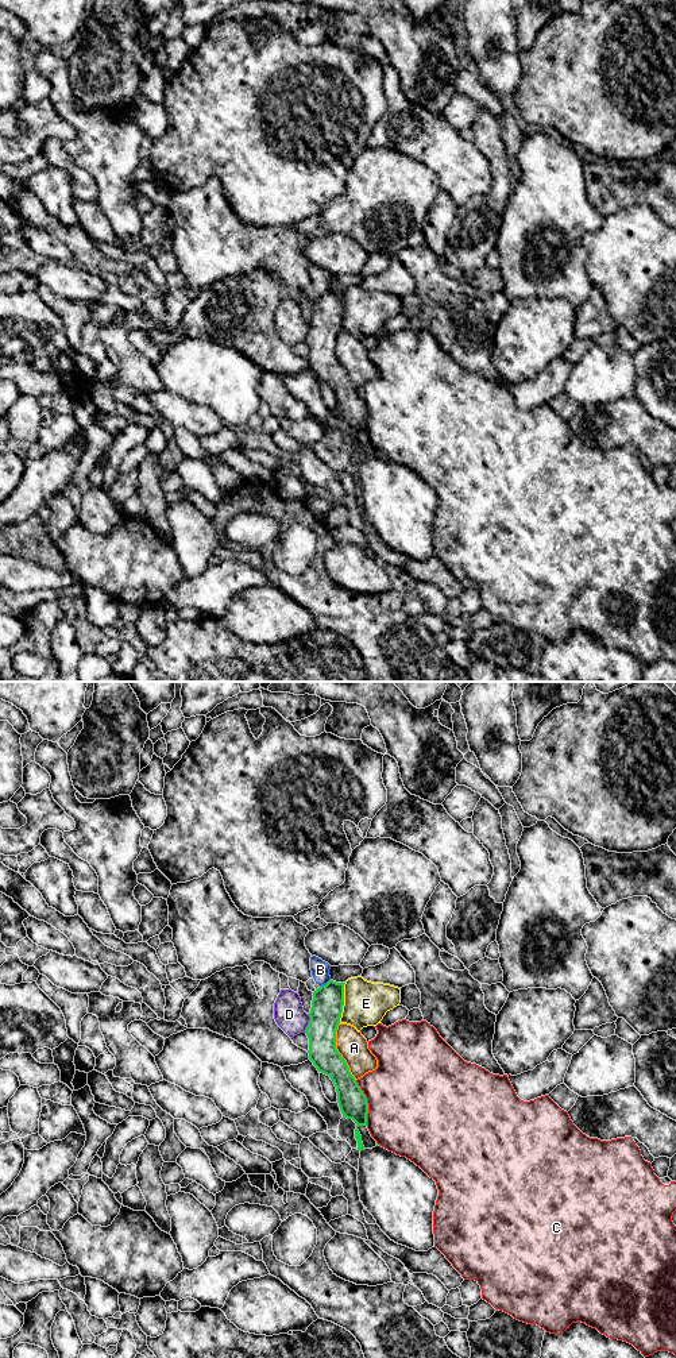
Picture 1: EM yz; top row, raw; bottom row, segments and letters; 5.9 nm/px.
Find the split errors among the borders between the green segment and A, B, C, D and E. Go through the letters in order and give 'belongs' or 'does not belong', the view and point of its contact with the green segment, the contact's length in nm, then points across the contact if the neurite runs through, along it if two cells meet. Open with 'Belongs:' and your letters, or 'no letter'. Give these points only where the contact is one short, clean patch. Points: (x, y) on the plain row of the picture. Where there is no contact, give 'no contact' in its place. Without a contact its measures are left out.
Belongs: no letter
A: does not belong; meets green in yz at (338, 361); contact 360 nm long
B: does not belong; meets green in yz at (325, 293); contact 80 nm long
C: does not belong; meets green in yz at (367, 412); contact 280 nm long
D: does not belong; meets green in yz at (309, 332); contact 120 nm long
E: does not belong; meets green in yz at (343, 312); contact 240 nm long

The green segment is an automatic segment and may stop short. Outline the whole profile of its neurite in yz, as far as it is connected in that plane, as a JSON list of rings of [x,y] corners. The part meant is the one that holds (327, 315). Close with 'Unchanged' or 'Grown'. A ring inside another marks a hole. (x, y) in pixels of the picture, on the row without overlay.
[[[329,289],[313,301],[310,329],[305,342],[309,347],[309,369],[318,381],[333,390],[343,427],[356,432],[355,447],[358,459],[362,460],[366,458],[358,436],[367,435],[367,406],[336,358],[336,339],[344,315],[344,293]]]. Unchanged

